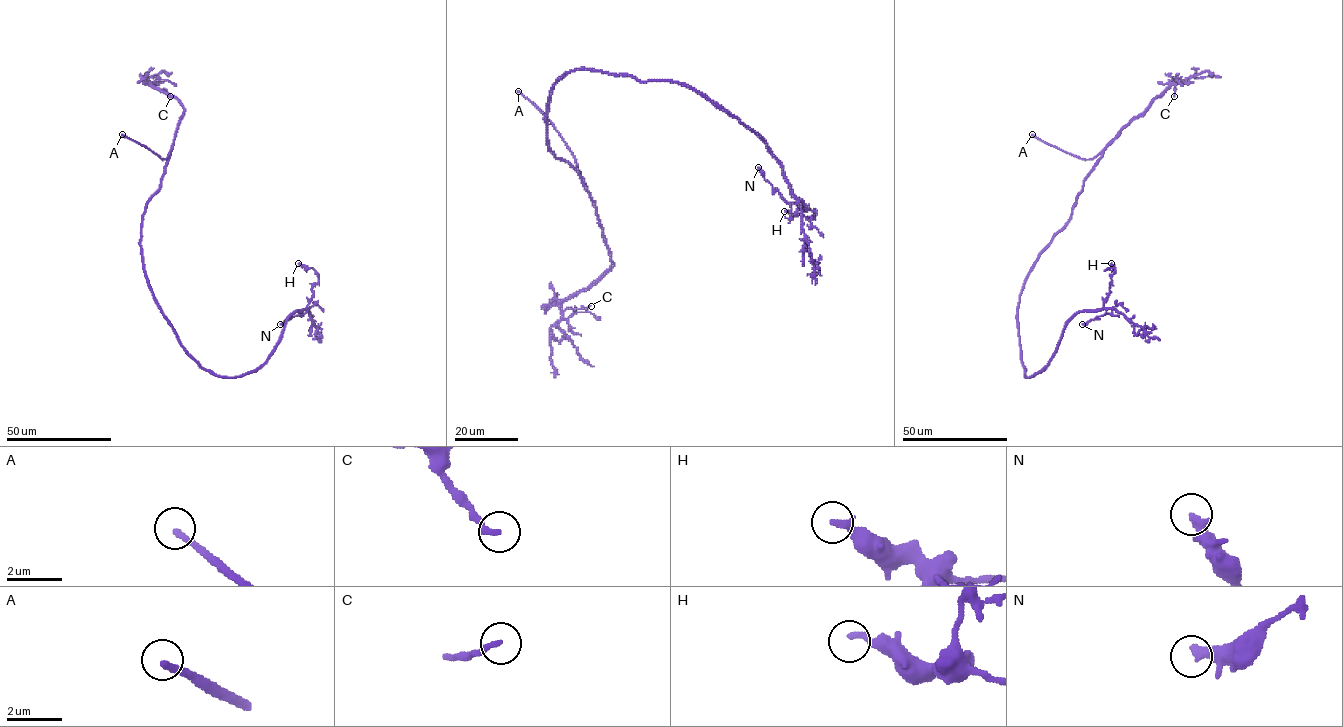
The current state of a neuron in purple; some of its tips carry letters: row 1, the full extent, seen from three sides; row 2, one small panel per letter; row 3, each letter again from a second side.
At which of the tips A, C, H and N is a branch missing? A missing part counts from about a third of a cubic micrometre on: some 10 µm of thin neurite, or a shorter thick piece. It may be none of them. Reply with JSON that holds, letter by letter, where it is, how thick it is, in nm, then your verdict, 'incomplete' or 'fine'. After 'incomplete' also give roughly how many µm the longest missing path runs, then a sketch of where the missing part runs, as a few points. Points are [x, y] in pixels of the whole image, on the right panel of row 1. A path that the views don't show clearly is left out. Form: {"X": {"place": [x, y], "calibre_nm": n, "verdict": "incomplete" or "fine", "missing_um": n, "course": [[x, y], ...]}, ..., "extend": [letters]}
{"A": {"place": [1032, 134], "calibre_nm": 240, "verdict": "incomplete", "missing_um": 30}, "C": {"place": [1174, 96], "calibre_nm": 190, "verdict": "fine"}, "H": {"place": [1111, 263], "calibre_nm": 240, "verdict": "fine"}, "N": {"place": [1082, 324], "calibre_nm": 400, "verdict": "fine"}, "extend": ["A"]}

